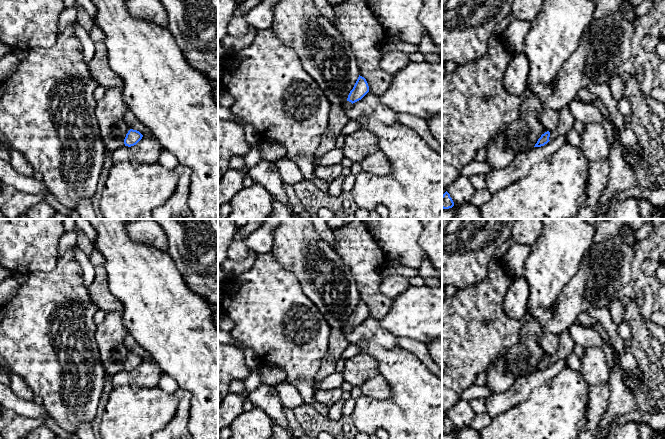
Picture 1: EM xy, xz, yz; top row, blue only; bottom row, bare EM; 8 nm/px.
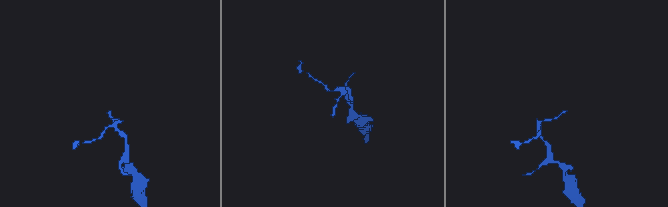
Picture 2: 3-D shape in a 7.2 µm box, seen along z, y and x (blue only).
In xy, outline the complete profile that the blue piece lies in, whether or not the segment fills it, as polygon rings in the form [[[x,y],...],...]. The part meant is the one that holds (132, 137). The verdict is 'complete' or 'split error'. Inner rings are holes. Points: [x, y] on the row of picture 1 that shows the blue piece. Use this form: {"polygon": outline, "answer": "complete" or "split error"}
{"polygon": [[[130,129],[126,134],[124,144],[128,147],[134,146],[142,139],[142,137],[143,135],[139,131]]], "answer": "complete"}

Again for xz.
{"polygon": [[[359,75],[353,89],[350,91],[347,101],[341,105],[346,111],[353,103],[361,100],[369,92],[369,86],[366,79]]], "answer": "split error"}

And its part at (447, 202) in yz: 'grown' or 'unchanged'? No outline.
unchanged

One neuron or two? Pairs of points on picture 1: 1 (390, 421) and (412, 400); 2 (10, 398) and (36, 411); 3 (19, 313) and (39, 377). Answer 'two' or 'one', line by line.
1: one
2: one
3: one

